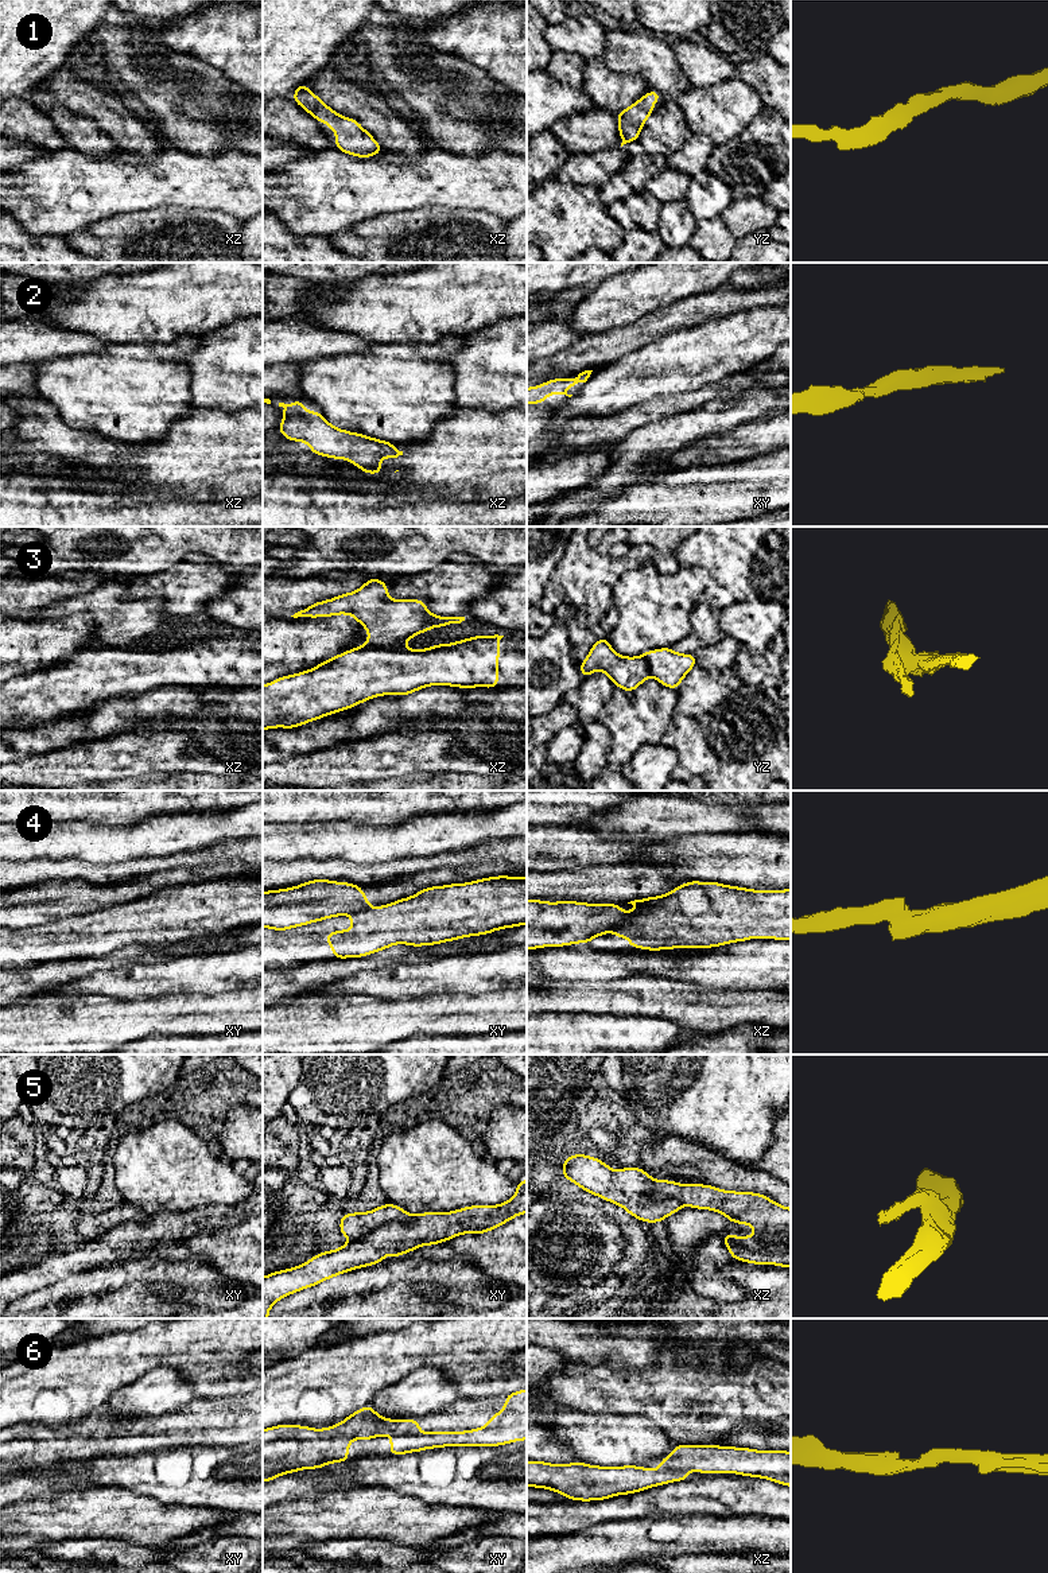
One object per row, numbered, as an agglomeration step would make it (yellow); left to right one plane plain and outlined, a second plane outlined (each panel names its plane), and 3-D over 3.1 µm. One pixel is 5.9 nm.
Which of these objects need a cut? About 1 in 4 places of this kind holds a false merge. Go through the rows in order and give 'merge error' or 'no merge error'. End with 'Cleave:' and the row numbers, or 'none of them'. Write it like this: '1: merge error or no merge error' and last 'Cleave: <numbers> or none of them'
1: no merge error
2: no merge error
3: merge error
4: merge error
5: merge error
6: no merge error
Cleave: 3, 4, 5

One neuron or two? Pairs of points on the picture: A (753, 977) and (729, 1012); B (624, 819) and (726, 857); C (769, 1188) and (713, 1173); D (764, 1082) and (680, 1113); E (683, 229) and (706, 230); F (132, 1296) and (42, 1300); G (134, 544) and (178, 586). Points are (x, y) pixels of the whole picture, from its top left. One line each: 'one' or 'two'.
A: two
B: two
C: one
D: one
E: two
F: two
G: two

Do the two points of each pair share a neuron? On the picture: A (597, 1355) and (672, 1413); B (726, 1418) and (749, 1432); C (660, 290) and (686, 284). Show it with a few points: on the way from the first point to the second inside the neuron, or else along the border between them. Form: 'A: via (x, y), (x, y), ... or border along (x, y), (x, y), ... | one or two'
A: border along (586, 1364), (609, 1366), (614, 1370), (648, 1368) | two
B: border along (771, 1428), (736, 1426), (729, 1430) | two
C: via (667, 284), (679, 284) | one

